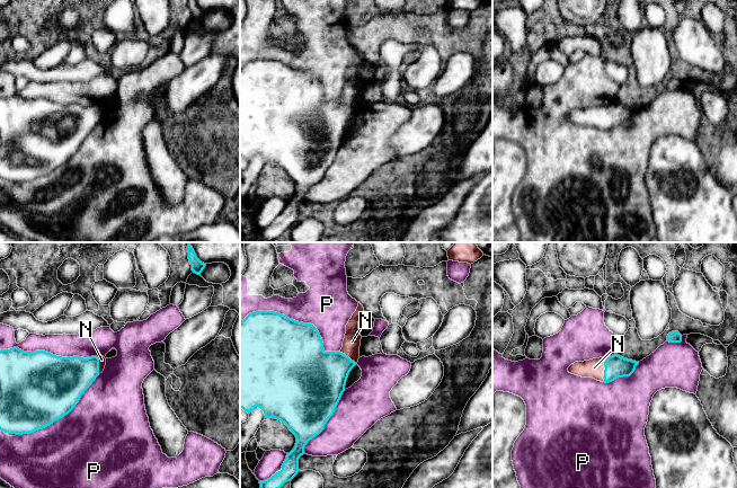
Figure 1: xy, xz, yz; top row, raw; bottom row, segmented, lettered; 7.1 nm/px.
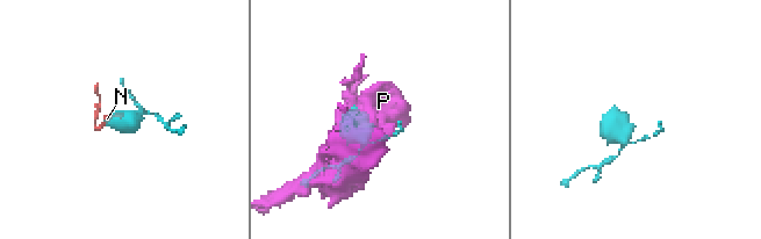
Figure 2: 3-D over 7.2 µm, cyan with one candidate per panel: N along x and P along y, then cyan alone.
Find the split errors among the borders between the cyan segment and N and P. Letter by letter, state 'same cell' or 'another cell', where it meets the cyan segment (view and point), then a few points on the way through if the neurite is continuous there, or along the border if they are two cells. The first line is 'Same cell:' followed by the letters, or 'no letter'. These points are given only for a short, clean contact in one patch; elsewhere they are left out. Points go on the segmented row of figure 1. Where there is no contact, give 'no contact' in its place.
Same cell: N
N: same cell; meets cyan in yz at (604, 370); runs through yz (616, 366), (604, 370), (594, 367)
P: another cell; meets cyan in xz at (294, 320)

